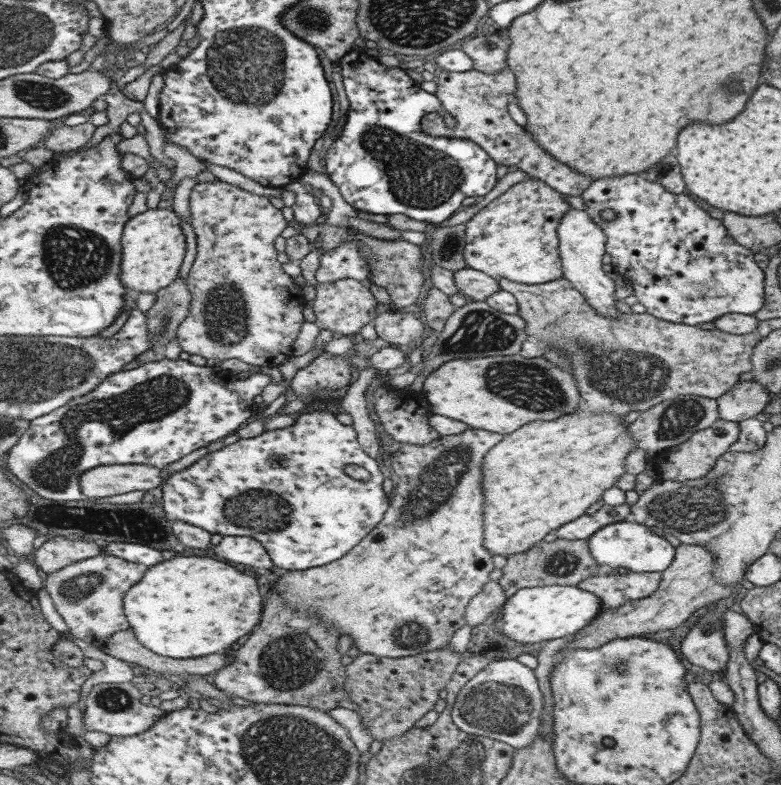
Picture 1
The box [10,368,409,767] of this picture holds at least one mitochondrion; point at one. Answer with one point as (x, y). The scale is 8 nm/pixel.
(158, 397)

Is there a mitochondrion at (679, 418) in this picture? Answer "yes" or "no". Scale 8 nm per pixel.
yes

